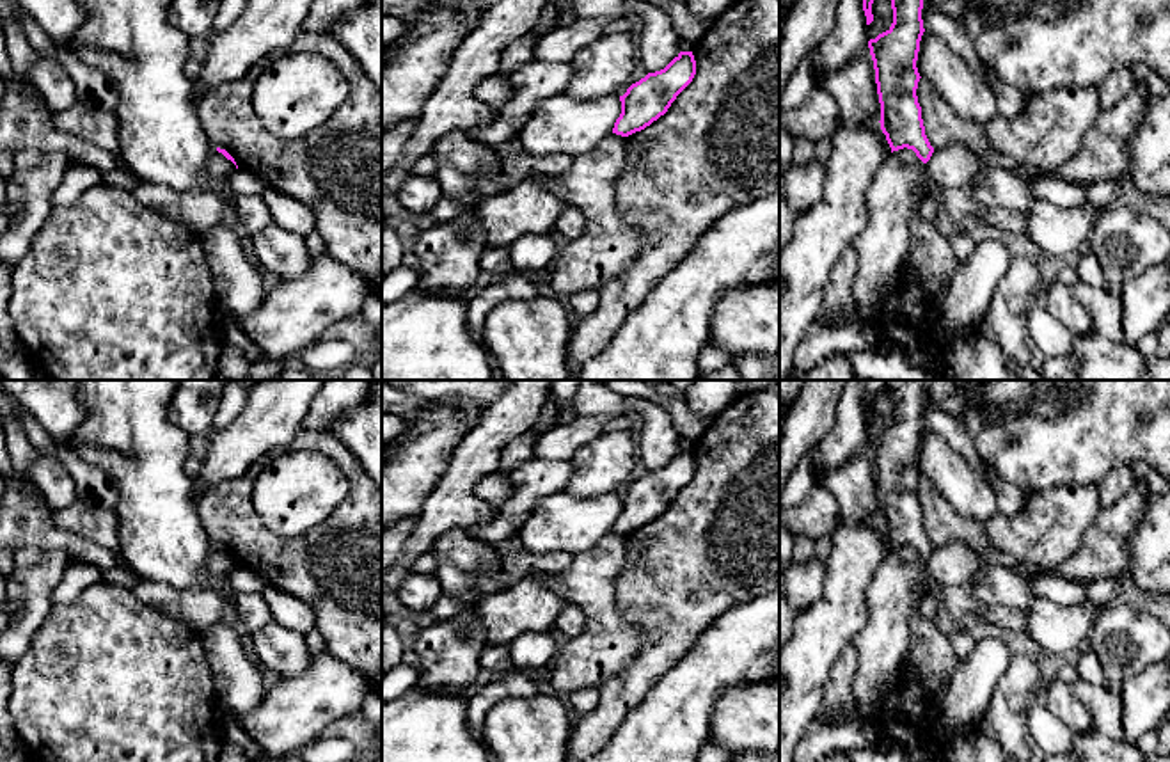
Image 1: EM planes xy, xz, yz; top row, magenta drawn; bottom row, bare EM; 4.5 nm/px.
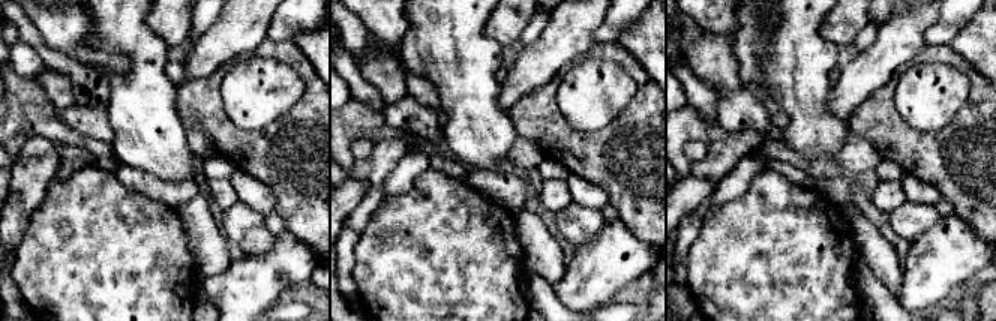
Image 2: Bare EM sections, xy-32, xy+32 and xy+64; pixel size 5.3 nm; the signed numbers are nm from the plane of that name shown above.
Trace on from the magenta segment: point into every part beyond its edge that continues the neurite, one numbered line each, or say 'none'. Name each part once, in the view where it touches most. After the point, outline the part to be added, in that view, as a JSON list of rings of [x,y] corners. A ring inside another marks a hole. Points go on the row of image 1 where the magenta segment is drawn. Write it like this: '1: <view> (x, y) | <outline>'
none

